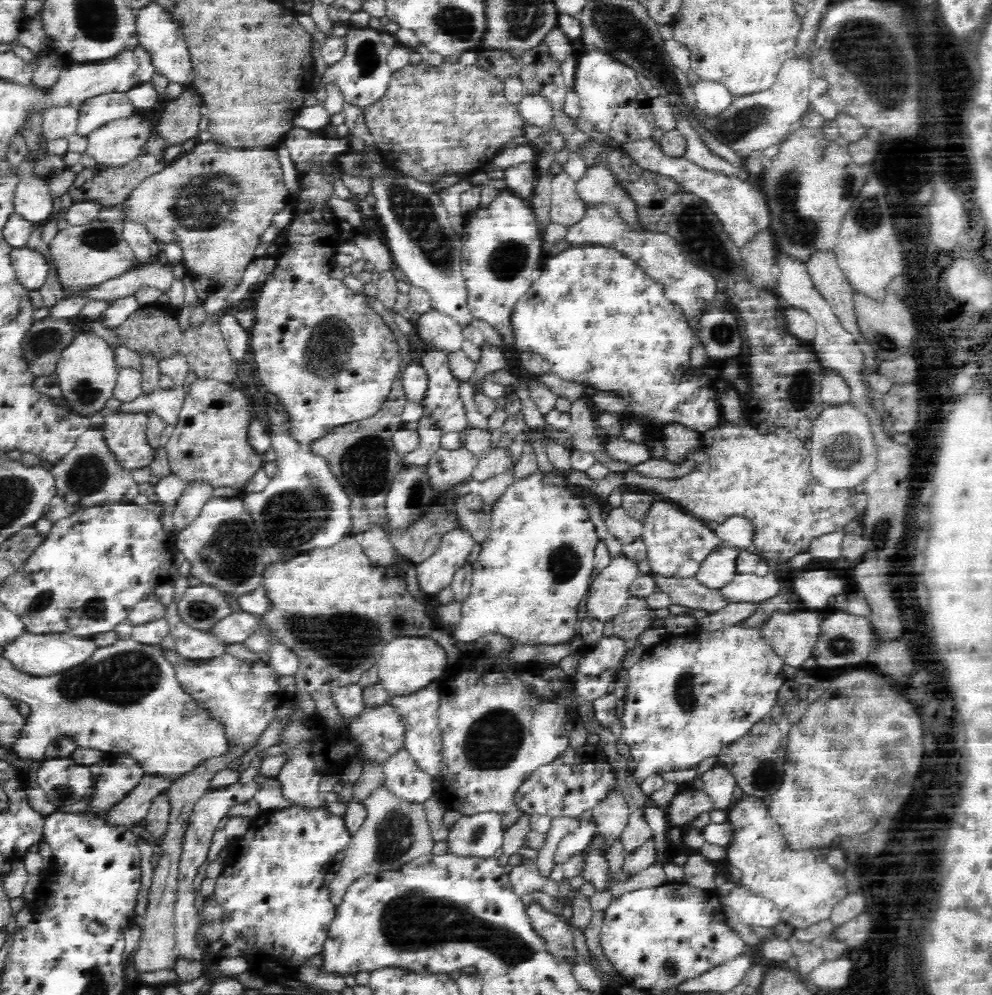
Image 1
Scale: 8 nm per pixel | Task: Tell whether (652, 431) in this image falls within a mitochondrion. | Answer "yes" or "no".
no

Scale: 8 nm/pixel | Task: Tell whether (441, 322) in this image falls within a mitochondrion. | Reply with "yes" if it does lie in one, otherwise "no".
no

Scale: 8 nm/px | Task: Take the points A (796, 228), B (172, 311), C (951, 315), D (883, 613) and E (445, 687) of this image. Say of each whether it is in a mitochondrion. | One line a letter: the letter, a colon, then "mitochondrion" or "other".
A: mitochondrion
B: other
C: other
D: other
E: other

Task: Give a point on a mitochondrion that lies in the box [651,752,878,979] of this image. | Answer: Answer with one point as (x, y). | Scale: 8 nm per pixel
(765, 776)

